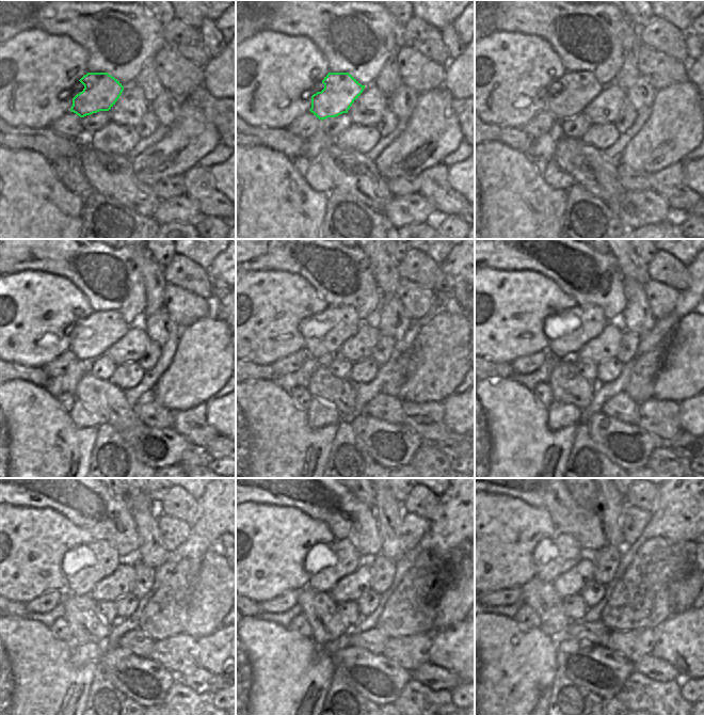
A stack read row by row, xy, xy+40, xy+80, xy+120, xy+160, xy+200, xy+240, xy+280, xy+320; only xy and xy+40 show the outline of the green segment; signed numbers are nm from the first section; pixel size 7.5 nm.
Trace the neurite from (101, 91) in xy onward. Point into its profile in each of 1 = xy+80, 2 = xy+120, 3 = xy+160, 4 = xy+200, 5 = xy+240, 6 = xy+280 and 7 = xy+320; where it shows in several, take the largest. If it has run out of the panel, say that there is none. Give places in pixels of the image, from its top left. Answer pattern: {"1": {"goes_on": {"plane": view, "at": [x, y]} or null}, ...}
{"1": {"goes_on": {"plane": "xy+80", "at": [579, 89]}}, "2": {"goes_on": {"plane": "xy+120", "at": [94, 334]}}, "3": {"goes_on": {"plane": "xy+160", "at": [324, 333]}}, "4": {"goes_on": {"plane": "xy+200", "at": [566, 330]}}, "5": {"goes_on": {"plane": "xy+240", "at": [84, 566]}}, "6": {"goes_on": {"plane": "xy+280", "at": [326, 563]}}, "7": {"goes_on": {"plane": "xy+320", "at": [560, 554]}}}

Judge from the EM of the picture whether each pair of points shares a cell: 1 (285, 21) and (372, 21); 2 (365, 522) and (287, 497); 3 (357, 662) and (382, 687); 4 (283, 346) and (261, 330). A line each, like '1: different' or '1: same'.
1: same
2: same
3: same
4: same

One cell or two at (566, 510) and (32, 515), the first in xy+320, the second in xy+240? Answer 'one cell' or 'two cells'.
two cells

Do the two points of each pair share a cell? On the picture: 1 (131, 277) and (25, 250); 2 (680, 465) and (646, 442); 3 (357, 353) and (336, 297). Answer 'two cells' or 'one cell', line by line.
1: one cell
2: two cells
3: two cells

